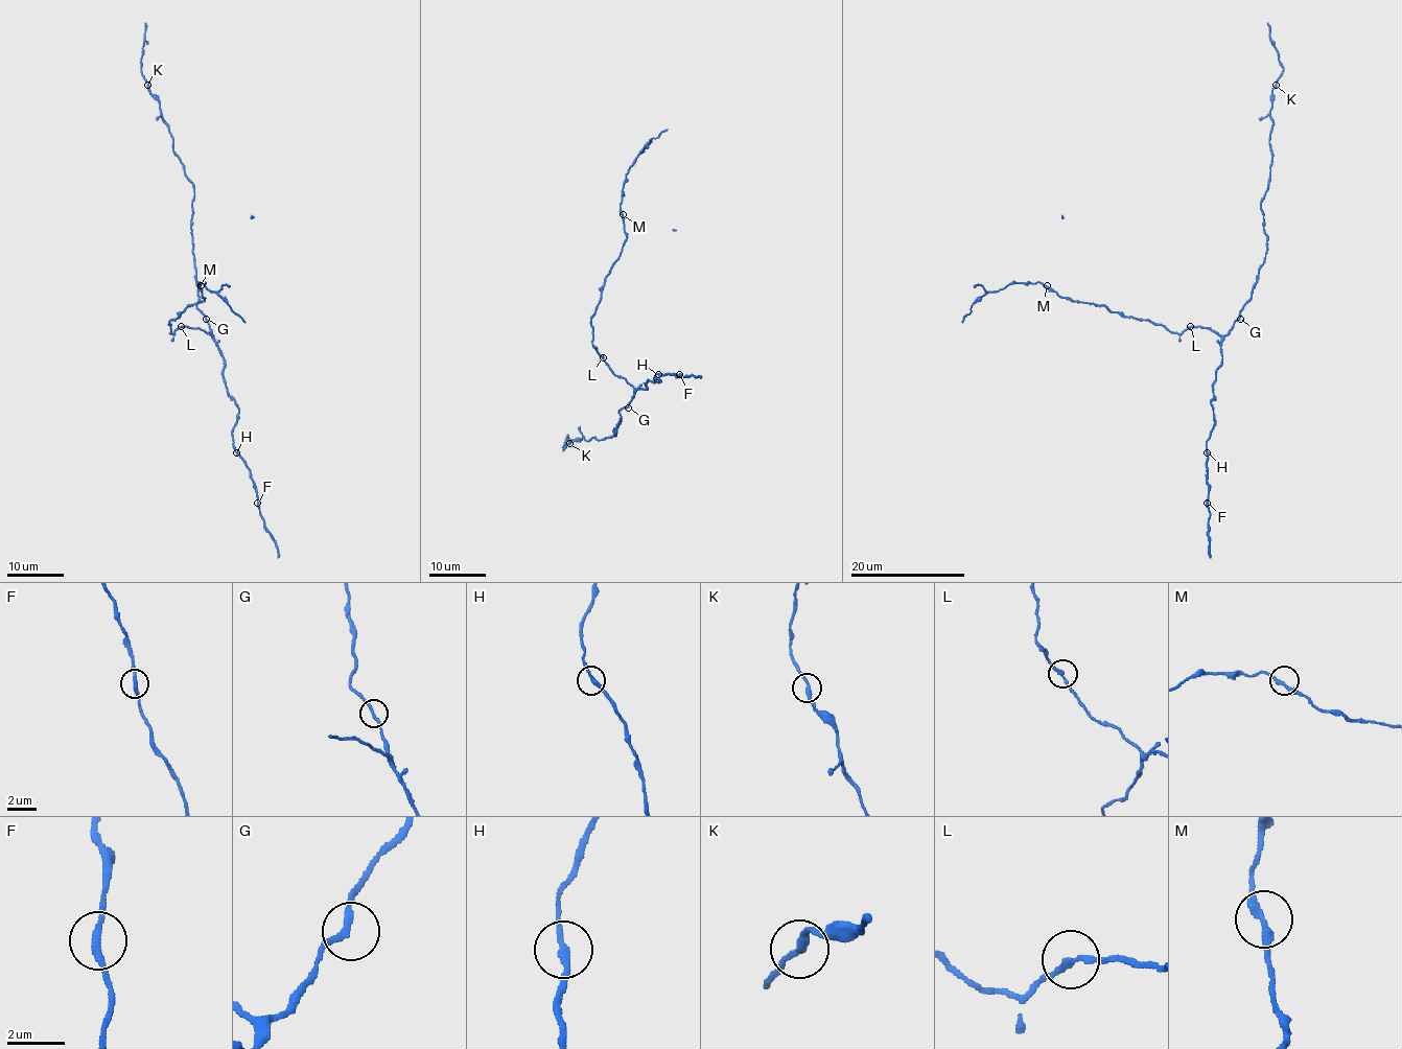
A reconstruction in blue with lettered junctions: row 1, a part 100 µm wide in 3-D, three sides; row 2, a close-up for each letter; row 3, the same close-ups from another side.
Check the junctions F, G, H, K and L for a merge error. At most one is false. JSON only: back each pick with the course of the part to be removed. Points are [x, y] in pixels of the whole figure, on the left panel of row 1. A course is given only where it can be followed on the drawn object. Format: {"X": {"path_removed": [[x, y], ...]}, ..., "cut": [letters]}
{"cut": []}

